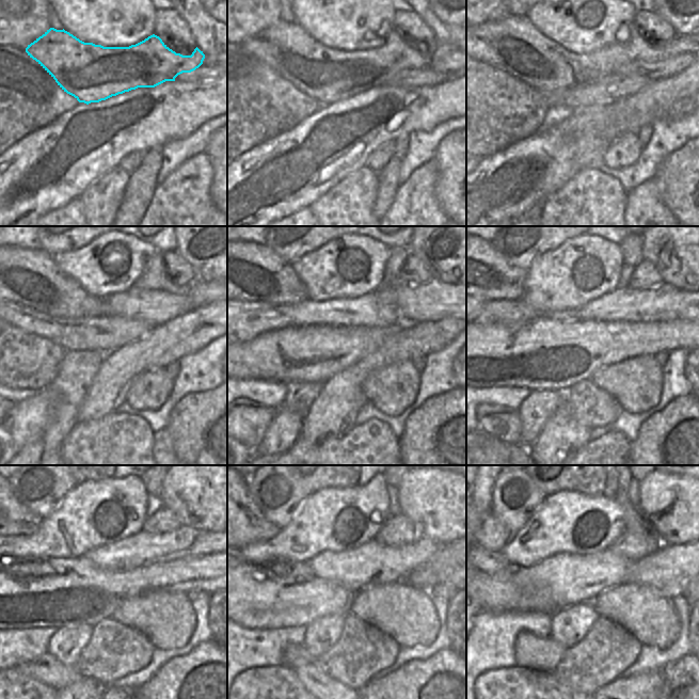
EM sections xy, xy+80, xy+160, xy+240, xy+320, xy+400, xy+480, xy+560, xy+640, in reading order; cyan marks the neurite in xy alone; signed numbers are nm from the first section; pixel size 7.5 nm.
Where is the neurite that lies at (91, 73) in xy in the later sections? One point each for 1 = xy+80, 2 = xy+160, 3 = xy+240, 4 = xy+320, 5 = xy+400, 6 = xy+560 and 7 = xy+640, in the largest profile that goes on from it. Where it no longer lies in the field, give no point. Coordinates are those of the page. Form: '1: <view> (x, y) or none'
1: xy+80 (327, 75)
2: xy+160 (514, 45)
3: xy+240 (30, 277)
4: xy+320 (249, 271)
5: xy+400 (488, 275)
6: xy+560 (249, 525)
7: xy+640 (490, 534)

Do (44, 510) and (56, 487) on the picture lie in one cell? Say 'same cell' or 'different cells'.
same cell

